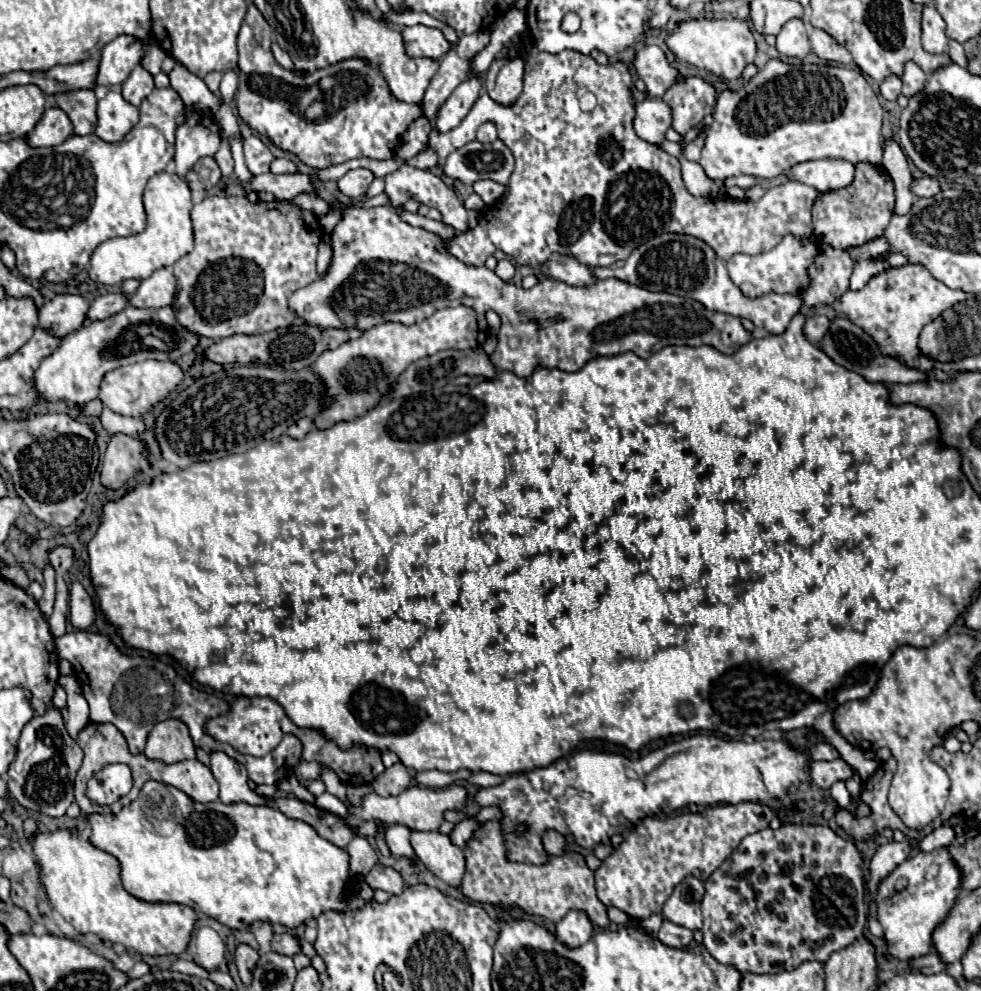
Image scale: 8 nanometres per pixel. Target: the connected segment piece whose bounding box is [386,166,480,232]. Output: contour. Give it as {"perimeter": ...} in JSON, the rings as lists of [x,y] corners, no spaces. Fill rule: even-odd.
{"perimeter":[[[402,166],[400,170],[396,170],[396,172],[392,172],[392,174],[386,176],[386,194],[390,196],[390,202],[392,204],[404,204],[408,198],[414,198],[414,200],[418,200],[418,202],[422,202],[422,204],[426,204],[430,208],[440,210],[442,222],[448,224],[448,226],[452,226],[452,228],[456,228],[456,230],[460,230],[460,232],[470,230],[470,228],[474,228],[478,224],[478,216],[480,214],[476,210],[470,210],[468,212],[464,206],[460,206],[460,200],[454,194],[454,190],[448,188],[442,182],[442,178],[436,176],[436,174],[432,174],[430,170]]]}

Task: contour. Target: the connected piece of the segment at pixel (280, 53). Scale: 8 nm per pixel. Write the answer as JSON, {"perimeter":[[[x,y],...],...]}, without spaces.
{"perimeter":[[[272,42],[272,54],[274,54],[276,62],[278,62],[282,68],[286,68],[286,70],[292,70],[292,68],[294,68],[290,56],[288,56],[288,54],[286,54],[286,52],[276,44],[276,42]]]}

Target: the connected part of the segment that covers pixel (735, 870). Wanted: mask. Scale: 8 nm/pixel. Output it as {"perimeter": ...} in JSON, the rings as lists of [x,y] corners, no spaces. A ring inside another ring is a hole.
{"perimeter":[[[782,824],[778,830],[766,828],[746,836],[724,864],[704,882],[704,946],[722,964],[732,964],[740,972],[774,974],[792,970],[806,960],[826,962],[832,952],[854,944],[864,934],[864,872],[862,854],[852,840],[844,840],[828,826]]]}

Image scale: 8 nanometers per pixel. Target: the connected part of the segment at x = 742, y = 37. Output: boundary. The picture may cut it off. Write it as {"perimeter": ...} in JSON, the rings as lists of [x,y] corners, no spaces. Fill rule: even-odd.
{"perimeter":[[[732,18],[732,20],[690,20],[680,22],[674,32],[666,38],[668,48],[676,54],[678,60],[694,64],[698,68],[710,70],[712,74],[724,80],[740,78],[744,66],[752,64],[756,58],[756,40],[746,24],[746,20]]]}

